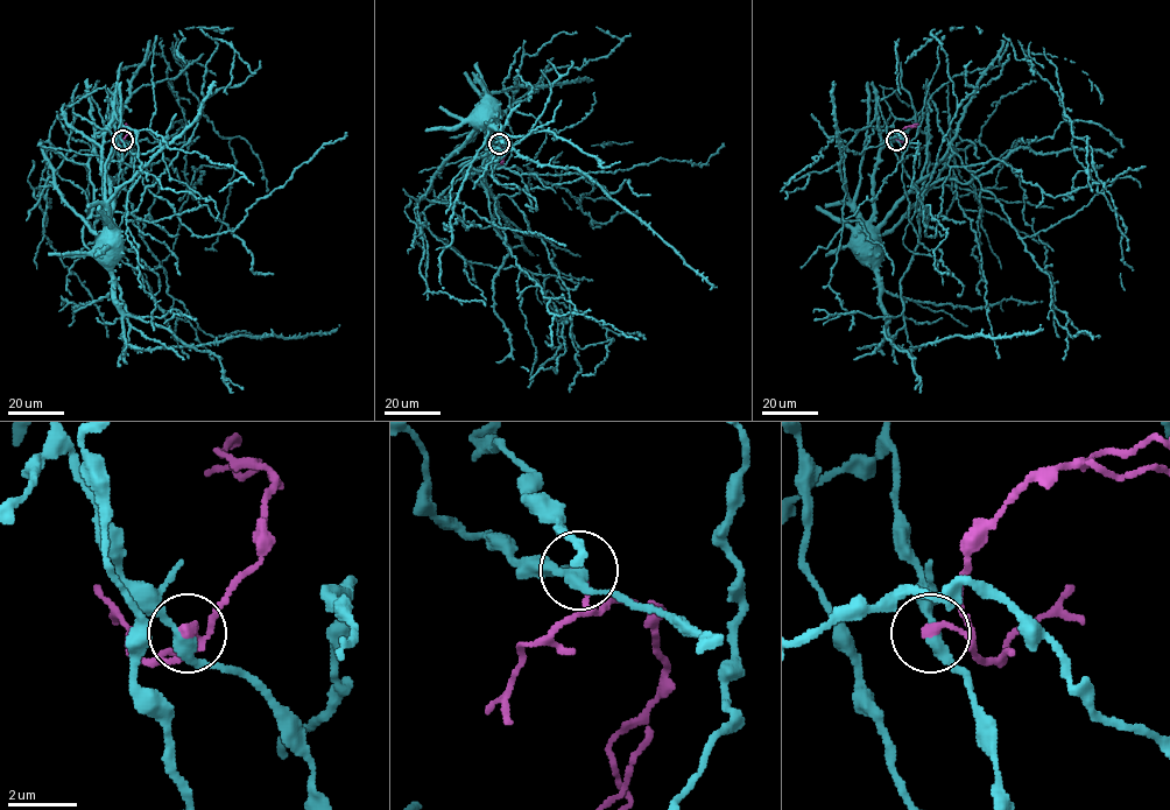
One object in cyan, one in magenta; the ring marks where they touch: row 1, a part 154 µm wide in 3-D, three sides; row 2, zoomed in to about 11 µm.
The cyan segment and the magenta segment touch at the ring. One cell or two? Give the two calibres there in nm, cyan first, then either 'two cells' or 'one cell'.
320 nm thick on the cyan side, 280 nm on the other; two cells

